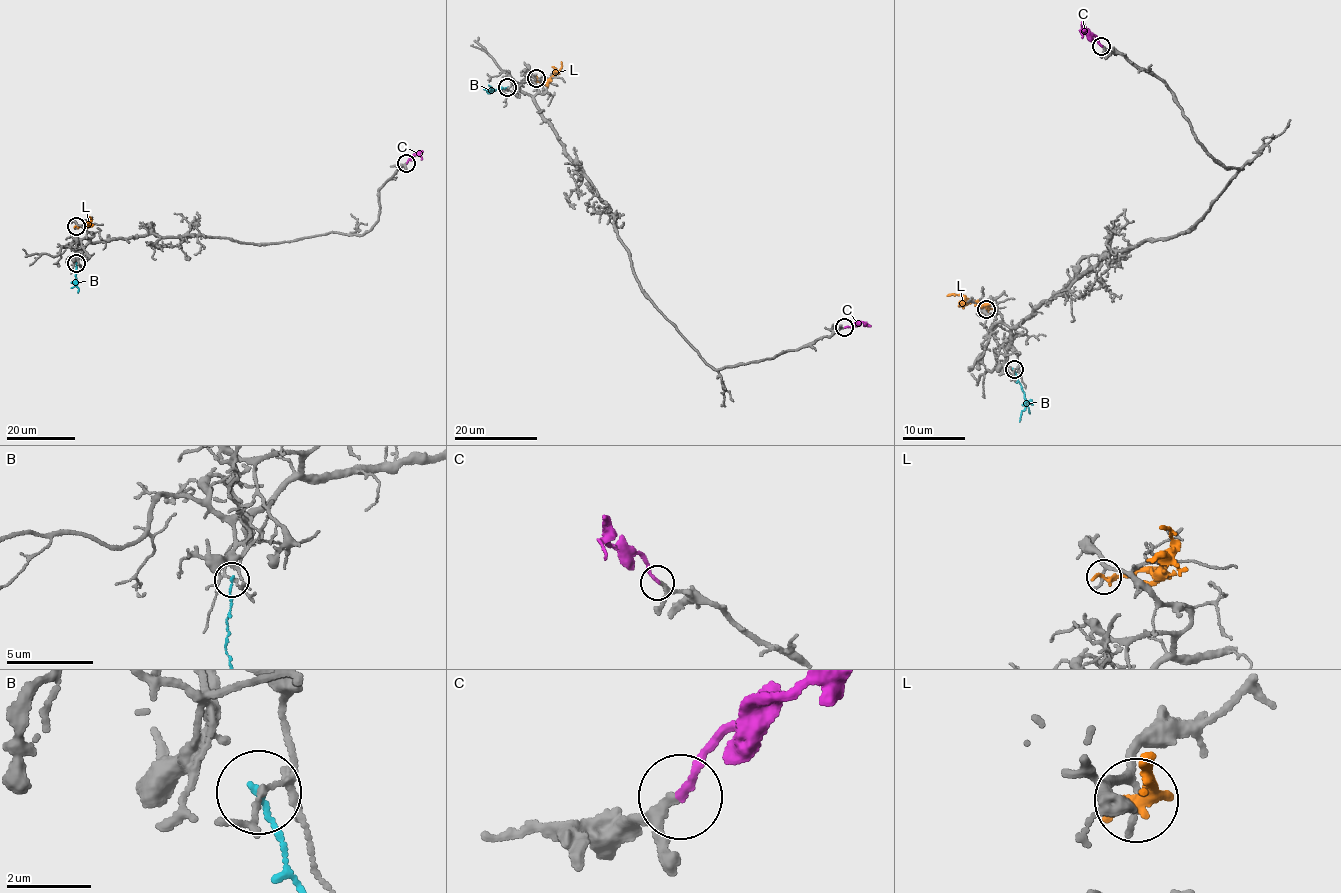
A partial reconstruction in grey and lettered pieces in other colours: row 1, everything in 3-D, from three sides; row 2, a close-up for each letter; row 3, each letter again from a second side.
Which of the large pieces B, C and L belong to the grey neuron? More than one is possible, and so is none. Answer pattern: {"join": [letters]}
{"join": ["C"]}

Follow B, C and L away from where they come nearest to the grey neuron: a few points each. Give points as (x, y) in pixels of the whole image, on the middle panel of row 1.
B: (507, 88), (495, 90), (488, 85)
C: (844, 327), (864, 323)
L: (536, 79), (546, 83), (560, 69), (561, 62)

